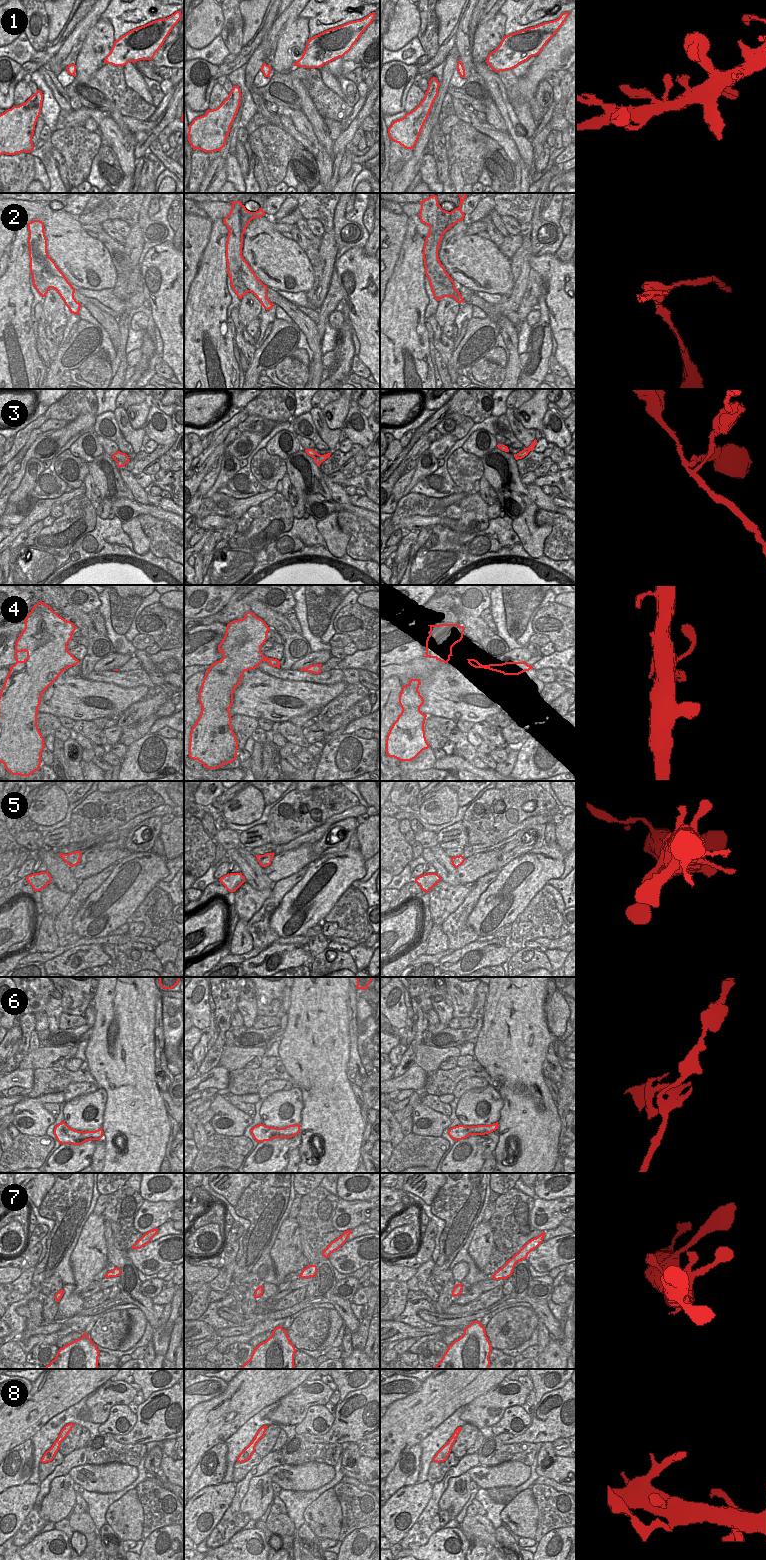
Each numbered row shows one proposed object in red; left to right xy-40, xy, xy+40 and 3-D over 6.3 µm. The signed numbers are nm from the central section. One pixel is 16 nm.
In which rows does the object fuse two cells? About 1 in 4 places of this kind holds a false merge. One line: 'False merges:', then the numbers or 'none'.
False merges: 2, 3, 6.

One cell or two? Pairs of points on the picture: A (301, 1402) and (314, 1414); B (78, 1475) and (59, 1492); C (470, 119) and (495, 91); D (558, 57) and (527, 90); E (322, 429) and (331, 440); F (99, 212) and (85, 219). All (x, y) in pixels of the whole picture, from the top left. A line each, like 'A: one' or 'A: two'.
A: two
B: two
C: two
D: one
E: one
F: one

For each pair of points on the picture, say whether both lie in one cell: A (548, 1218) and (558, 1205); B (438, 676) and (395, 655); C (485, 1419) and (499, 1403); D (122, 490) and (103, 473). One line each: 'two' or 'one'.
A: one
B: two
C: one
D: one

